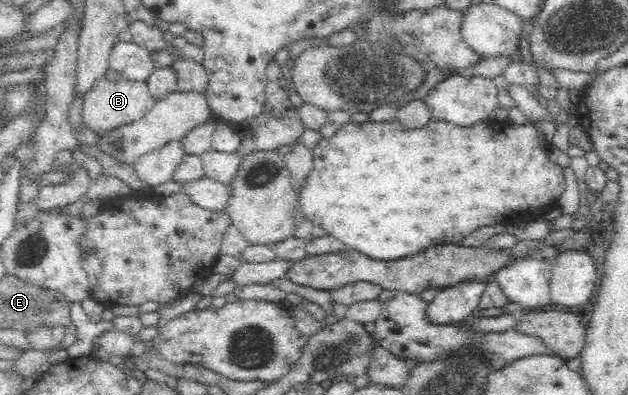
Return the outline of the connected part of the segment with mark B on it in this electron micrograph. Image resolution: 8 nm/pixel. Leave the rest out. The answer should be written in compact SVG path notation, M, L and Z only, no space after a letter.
M110 69L98 80L95 87L86 93L82 109L82 119L86 127L96 136L104 135L122 125L134 123L154 108L155 100L149 93L146 81L130 82Z

